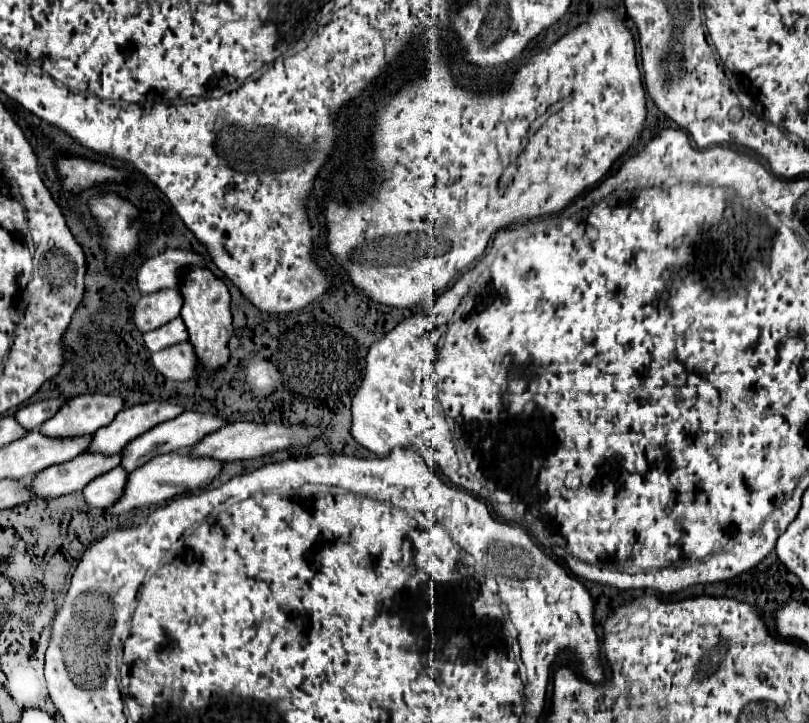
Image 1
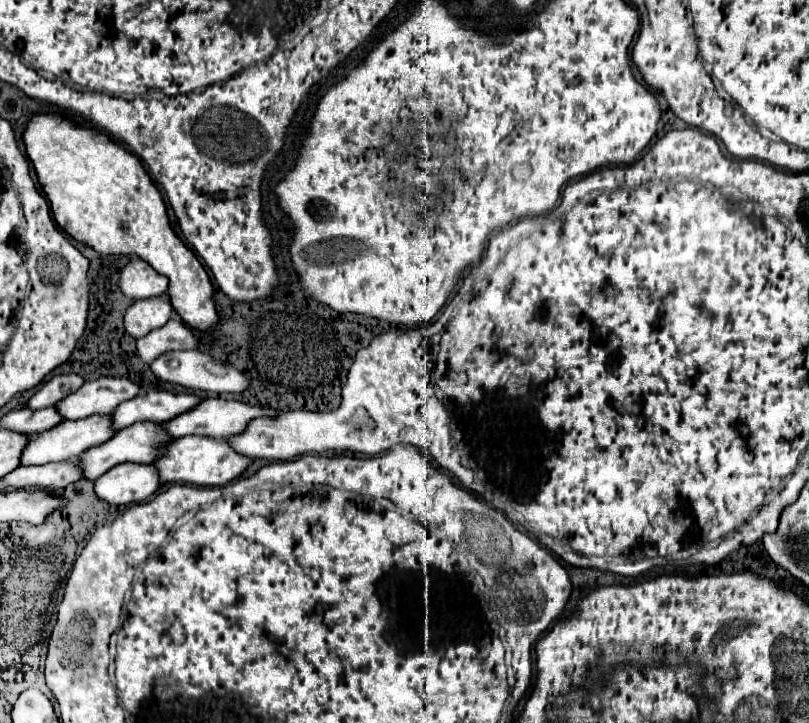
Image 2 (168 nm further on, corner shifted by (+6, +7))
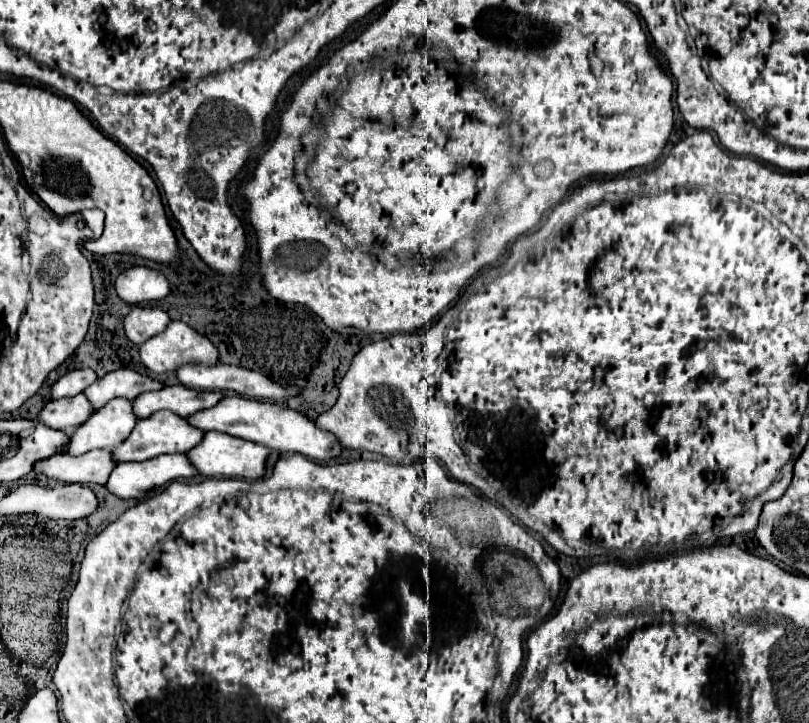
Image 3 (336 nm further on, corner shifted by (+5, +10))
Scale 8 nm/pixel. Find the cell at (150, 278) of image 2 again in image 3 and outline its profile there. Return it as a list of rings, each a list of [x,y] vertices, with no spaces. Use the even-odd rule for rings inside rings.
[[[131,267],[123,271],[115,281],[117,295],[125,303],[143,303],[157,301],[169,295],[169,281],[163,273],[149,267]]]

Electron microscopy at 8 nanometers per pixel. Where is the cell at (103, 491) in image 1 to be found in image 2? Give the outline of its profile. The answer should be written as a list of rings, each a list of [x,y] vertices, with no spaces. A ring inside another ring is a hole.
[[[118,464],[100,476],[94,484],[96,494],[108,504],[128,506],[146,502],[160,486],[160,476],[154,466],[146,464]]]

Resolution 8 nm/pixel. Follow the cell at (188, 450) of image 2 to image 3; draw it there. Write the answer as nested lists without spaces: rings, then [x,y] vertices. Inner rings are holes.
[[[207,431],[203,435],[203,443],[199,443],[195,449],[187,451],[187,459],[191,465],[195,465],[197,473],[203,477],[219,477],[219,479],[259,479],[265,473],[265,461],[267,461],[269,449],[263,445],[255,445],[251,441],[219,433],[219,431]]]

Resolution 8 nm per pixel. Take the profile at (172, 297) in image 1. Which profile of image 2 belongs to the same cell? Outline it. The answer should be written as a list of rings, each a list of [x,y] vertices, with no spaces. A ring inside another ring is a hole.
[[[160,296],[154,300],[138,300],[134,302],[124,316],[124,328],[132,338],[142,338],[148,332],[160,328],[172,316],[172,304],[168,296]]]

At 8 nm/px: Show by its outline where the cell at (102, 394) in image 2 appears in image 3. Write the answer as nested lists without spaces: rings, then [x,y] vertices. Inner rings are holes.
[[[117,369],[117,371],[107,373],[105,377],[97,379],[93,385],[89,385],[83,391],[83,395],[91,401],[93,411],[97,411],[115,397],[133,401],[137,395],[141,395],[145,391],[157,391],[161,387],[163,385],[159,381],[155,381],[147,375],[141,375],[133,369]]]

